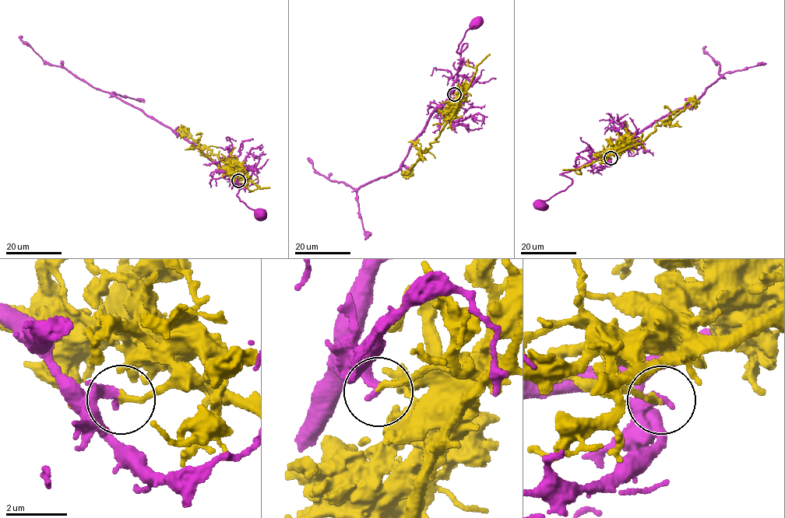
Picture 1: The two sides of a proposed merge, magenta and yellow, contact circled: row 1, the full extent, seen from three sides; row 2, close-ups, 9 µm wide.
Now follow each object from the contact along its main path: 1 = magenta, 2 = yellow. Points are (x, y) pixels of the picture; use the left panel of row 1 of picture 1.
1: (238, 180), (230, 175), (231, 173), (235, 180), (233, 181), (241, 184), (237, 196), (248, 207), (260, 213)
2: (238, 180), (244, 178), (229, 169), (217, 155), (201, 148), (179, 129), (176, 131)

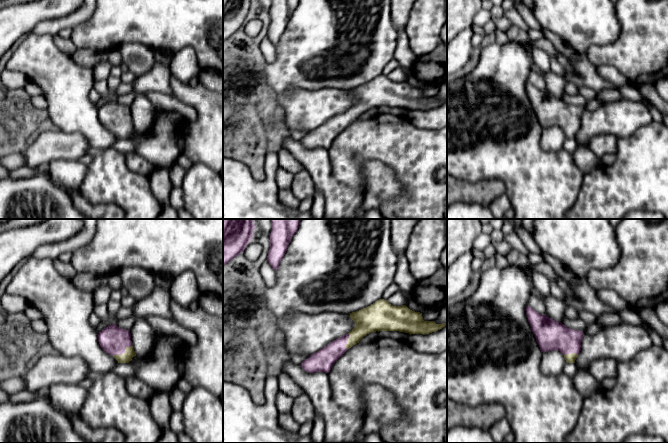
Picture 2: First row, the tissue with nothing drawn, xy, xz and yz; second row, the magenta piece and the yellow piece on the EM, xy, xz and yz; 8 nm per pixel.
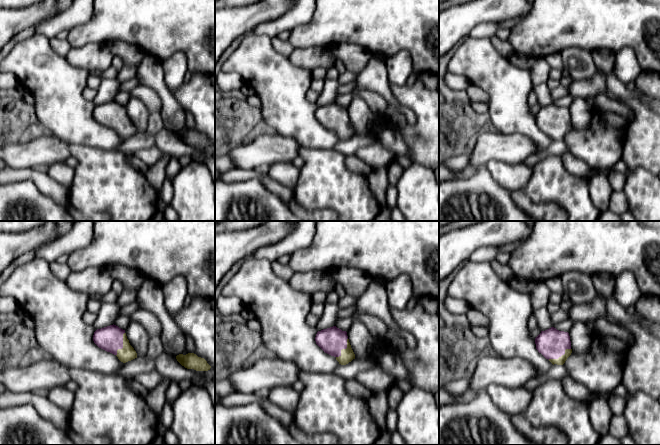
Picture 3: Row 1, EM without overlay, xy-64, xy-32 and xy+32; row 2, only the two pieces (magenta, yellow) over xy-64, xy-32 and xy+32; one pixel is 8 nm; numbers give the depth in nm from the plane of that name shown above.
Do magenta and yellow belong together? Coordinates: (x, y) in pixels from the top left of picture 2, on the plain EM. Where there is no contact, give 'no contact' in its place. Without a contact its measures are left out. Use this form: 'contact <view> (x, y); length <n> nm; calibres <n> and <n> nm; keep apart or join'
contact xy (123, 129); length 180 nm; calibres 220 and 80 nm; keep apart

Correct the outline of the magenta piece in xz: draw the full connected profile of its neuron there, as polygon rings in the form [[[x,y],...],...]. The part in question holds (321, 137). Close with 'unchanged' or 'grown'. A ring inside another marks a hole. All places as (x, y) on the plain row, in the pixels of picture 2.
[[[346,110],[332,117],[324,124],[311,130],[301,139],[301,143],[306,148],[326,148],[329,149],[334,139],[348,126],[349,110]]] | unchanged

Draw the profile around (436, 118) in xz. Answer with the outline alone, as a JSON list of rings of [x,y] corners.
[[[447,99],[436,107],[426,111],[411,110],[407,116],[410,123],[424,130],[438,130],[447,125]]]

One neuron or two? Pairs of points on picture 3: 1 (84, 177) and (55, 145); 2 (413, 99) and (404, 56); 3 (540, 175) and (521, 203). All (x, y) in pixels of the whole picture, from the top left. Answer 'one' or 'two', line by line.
1: two
2: two
3: two

